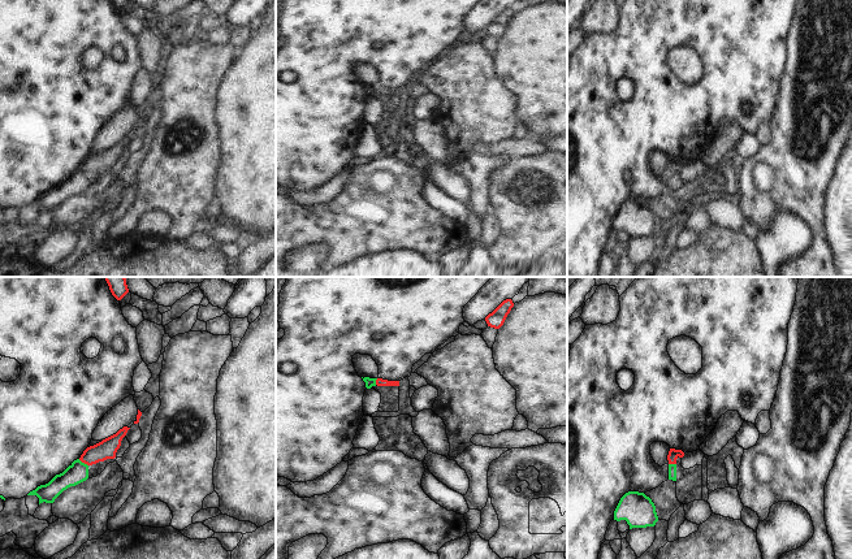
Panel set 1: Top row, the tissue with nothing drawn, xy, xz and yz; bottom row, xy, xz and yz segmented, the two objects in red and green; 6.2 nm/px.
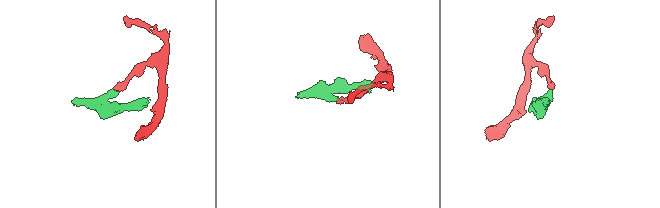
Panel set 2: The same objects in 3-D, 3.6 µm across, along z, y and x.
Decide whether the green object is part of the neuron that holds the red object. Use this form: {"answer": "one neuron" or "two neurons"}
{"answer": "two neurons"}

